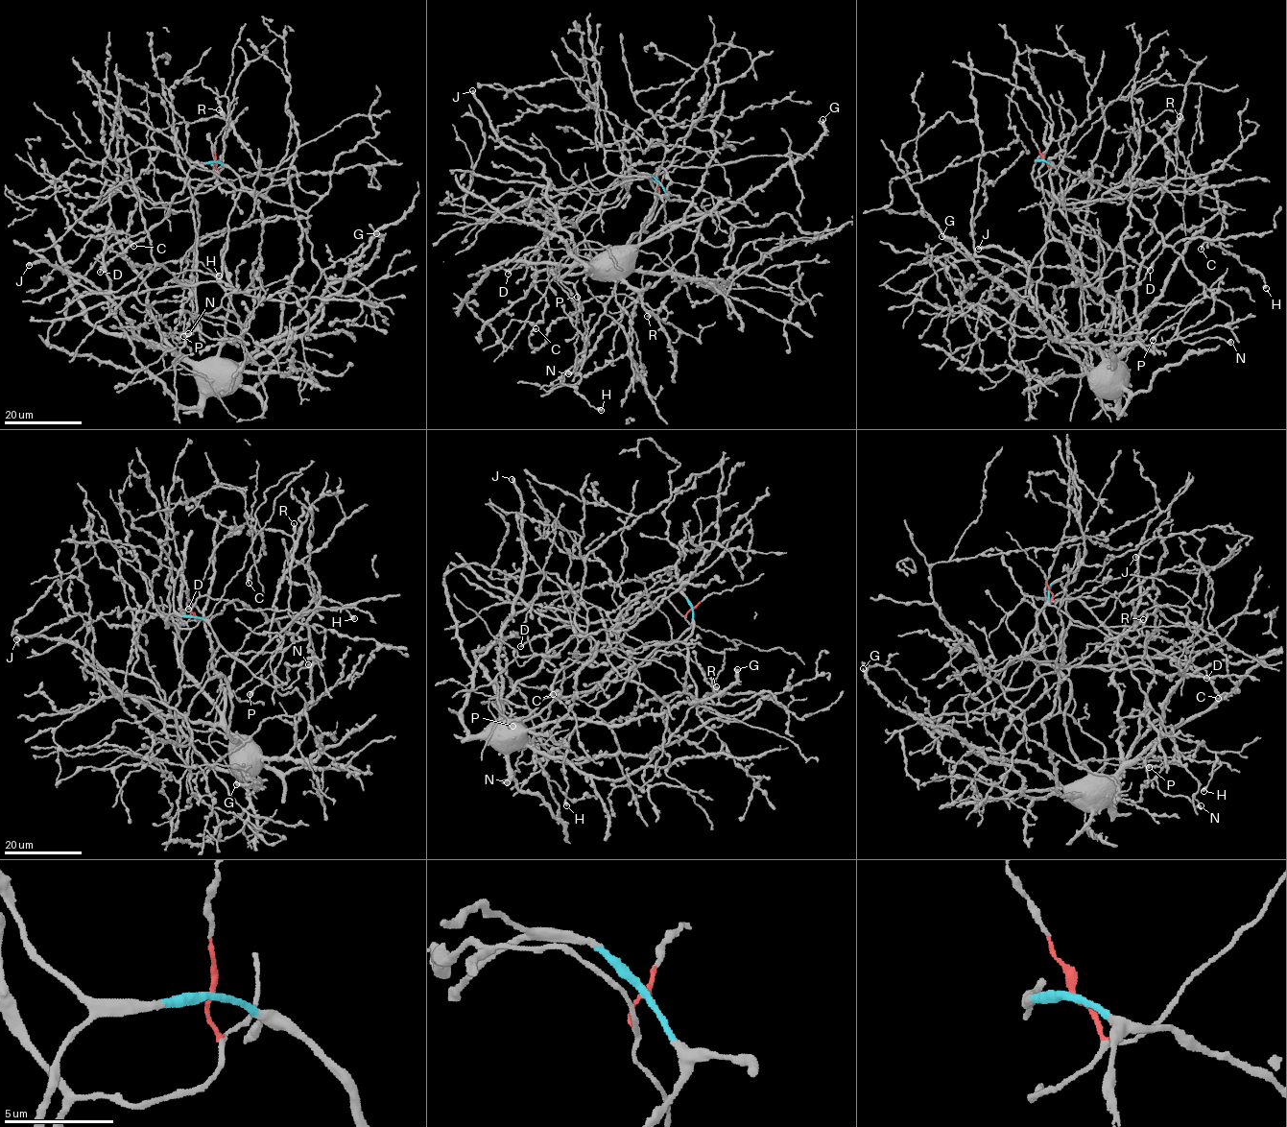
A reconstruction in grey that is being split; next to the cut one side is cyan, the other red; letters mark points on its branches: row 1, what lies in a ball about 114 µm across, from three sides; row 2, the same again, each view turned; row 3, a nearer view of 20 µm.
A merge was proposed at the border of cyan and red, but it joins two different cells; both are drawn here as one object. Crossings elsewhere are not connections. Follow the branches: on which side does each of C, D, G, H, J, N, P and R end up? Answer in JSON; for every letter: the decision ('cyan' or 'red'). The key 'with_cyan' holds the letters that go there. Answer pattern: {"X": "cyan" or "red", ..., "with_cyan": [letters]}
{"C": "cyan", "D": "cyan", "G": "cyan", "H": "cyan", "J": "cyan", "N": "cyan", "P": "cyan", "R": "cyan", "with_cyan": ["C", "D", "G", "H", "J", "N", "P", "R"]}

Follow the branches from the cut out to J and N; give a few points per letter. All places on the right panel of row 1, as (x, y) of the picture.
J: (1042, 159), (1050, 233), (1079, 254), (1082, 332), (1107, 361), (1036, 302), (1023, 262), (978, 249)
N: (1042, 159), (1121, 193), (1181, 257), (1203, 286), (1203, 296), (1179, 324), (1183, 342), (1221, 337), (1231, 342)

